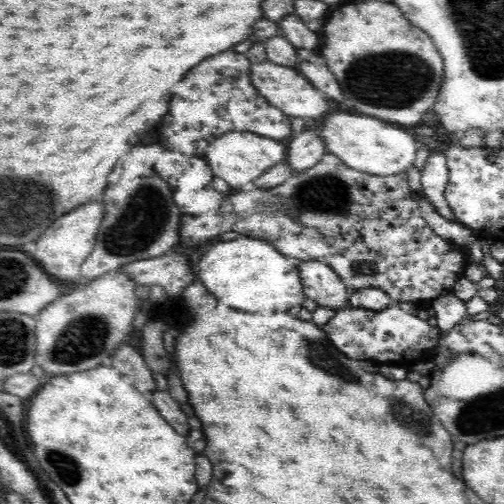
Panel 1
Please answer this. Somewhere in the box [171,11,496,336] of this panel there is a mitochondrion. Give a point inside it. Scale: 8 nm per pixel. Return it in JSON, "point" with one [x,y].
{"point":[388,79]}

